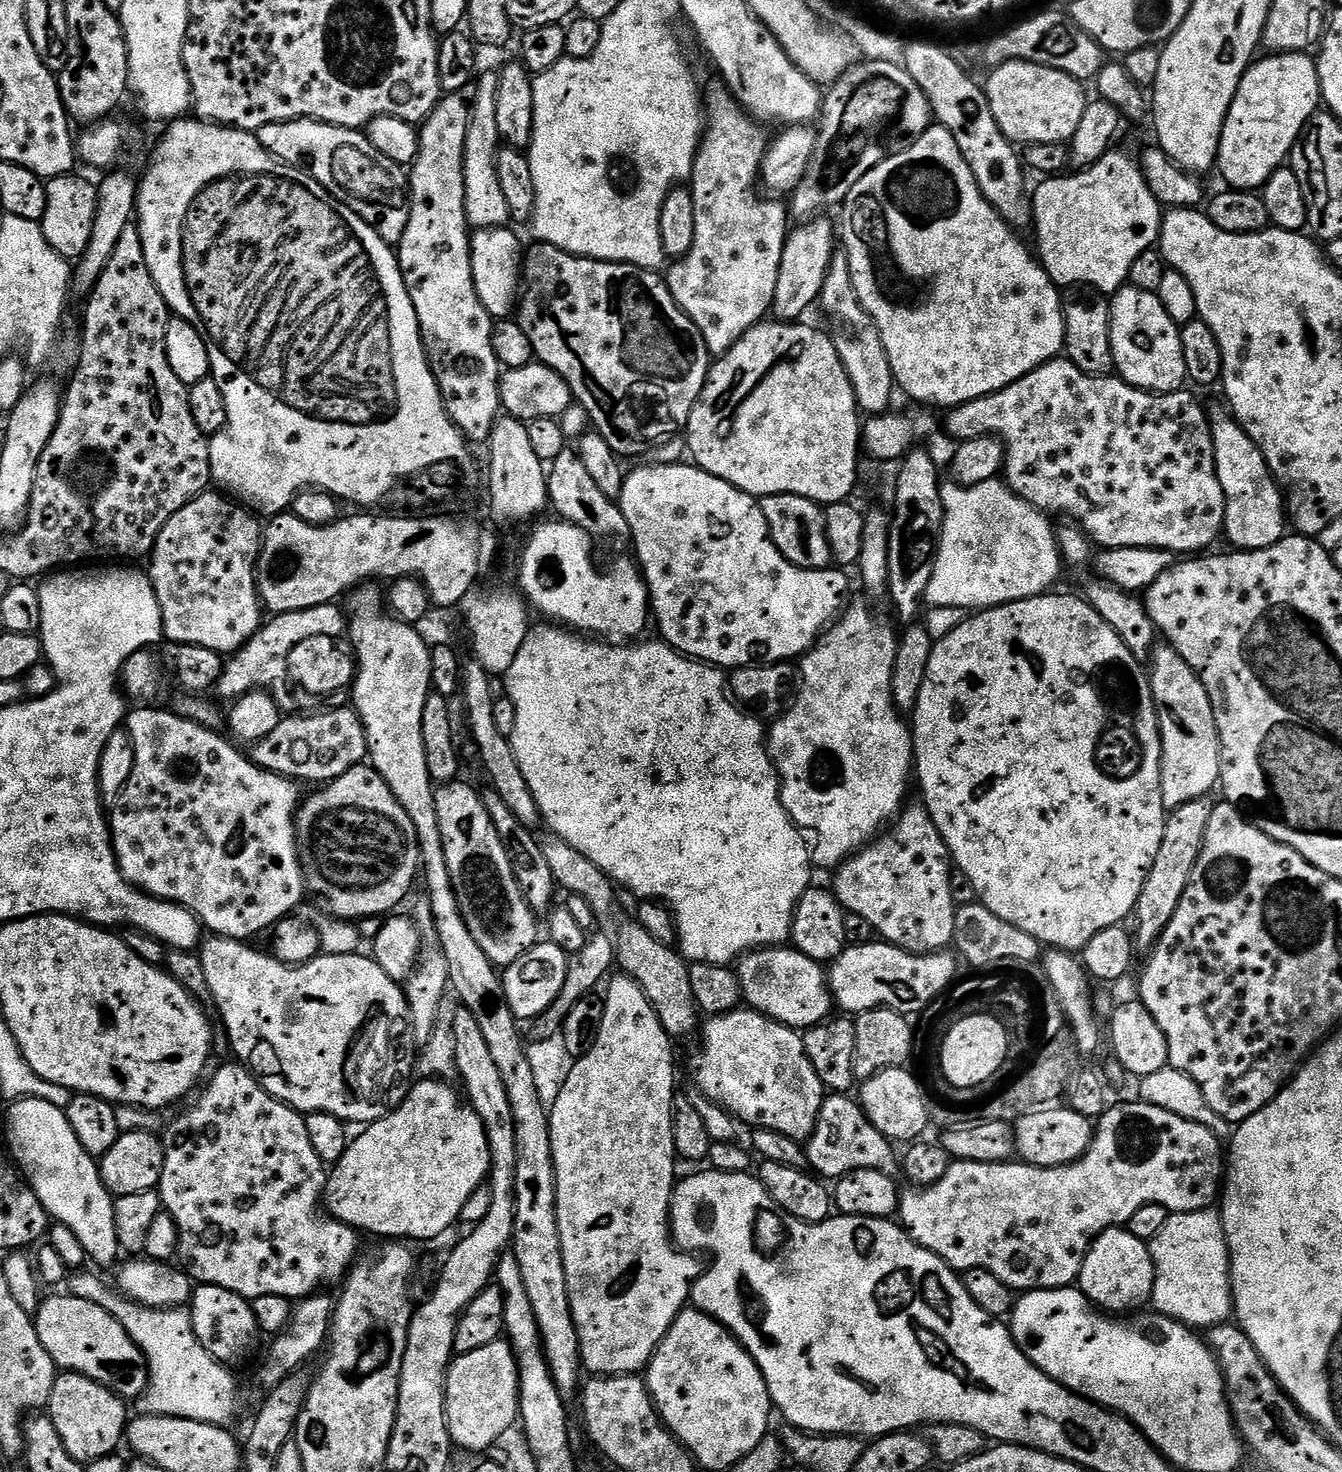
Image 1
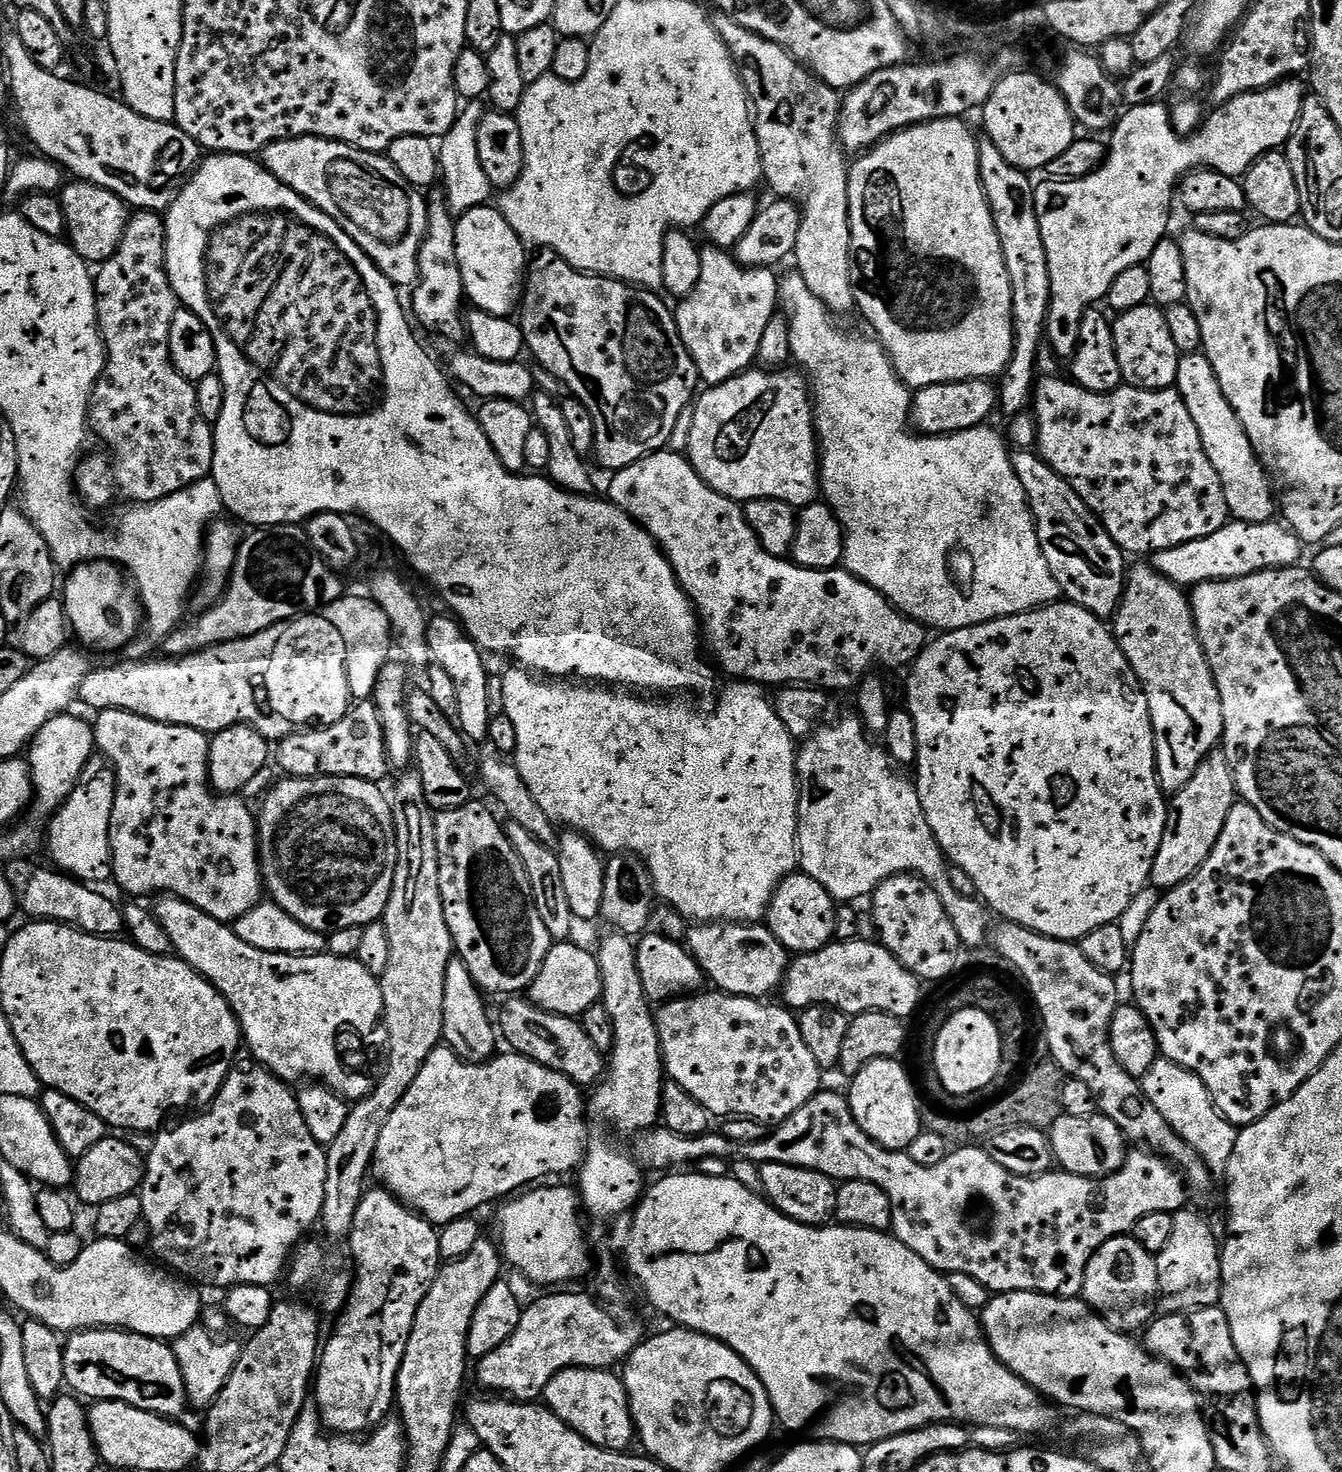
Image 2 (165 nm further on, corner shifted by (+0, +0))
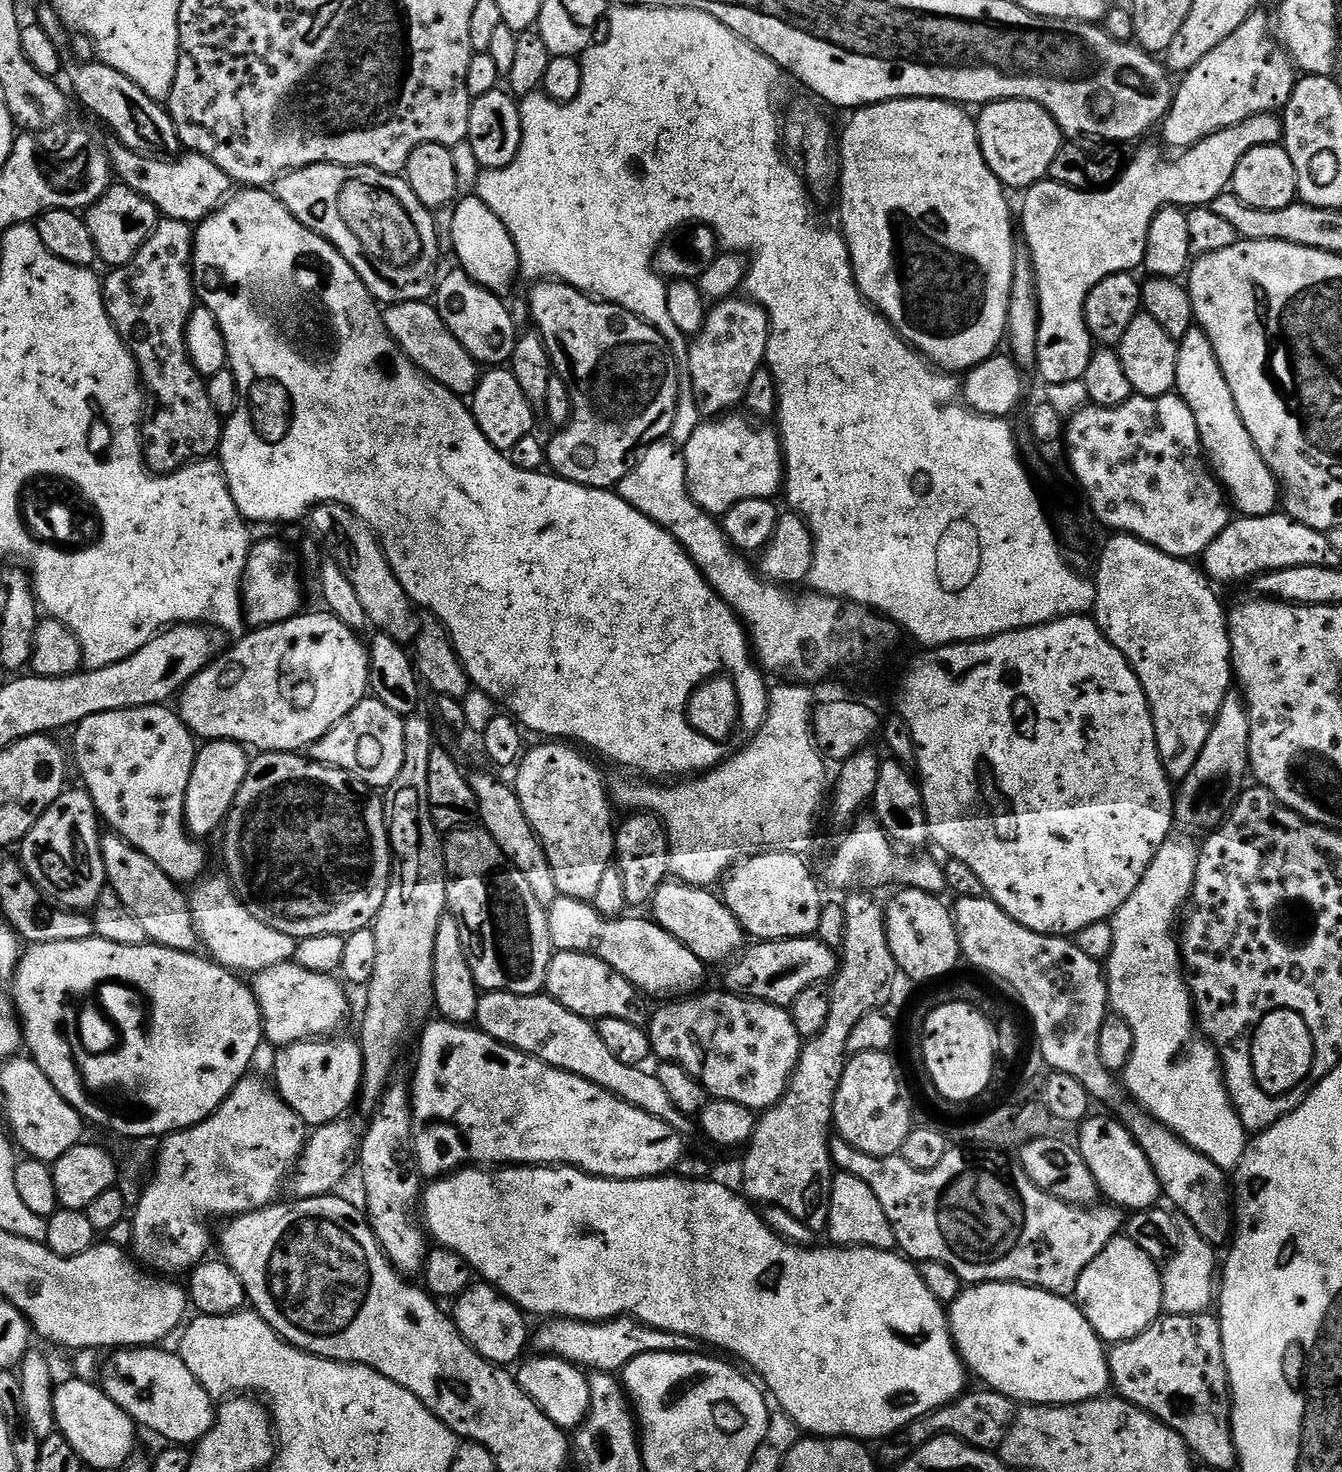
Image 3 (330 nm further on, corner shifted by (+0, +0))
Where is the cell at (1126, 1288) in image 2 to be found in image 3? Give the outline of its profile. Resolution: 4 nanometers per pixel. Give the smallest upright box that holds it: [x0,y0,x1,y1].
[1074,1234,1164,1345]

